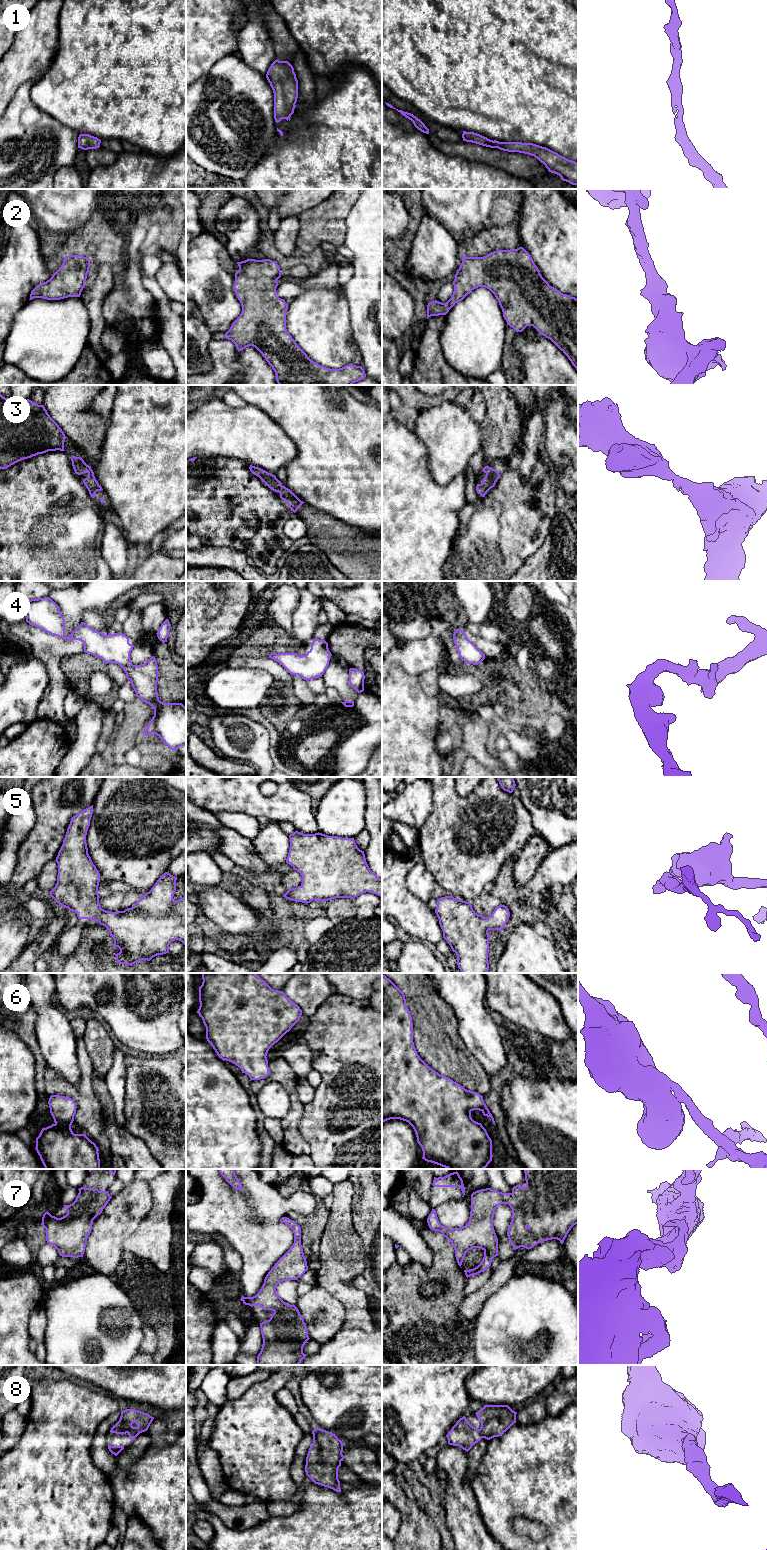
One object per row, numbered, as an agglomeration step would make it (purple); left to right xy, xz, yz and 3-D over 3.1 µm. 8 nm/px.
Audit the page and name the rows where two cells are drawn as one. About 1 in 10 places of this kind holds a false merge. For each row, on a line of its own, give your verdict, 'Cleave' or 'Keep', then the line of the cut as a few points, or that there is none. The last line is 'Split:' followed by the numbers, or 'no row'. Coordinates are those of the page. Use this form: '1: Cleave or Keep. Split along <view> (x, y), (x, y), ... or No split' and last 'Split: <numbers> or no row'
1: Keep. No split
2: Keep. No split
3: Keep. No split
4: Keep. No split
5: Keep. No split
6: Keep. No split
7: Keep. No split
8: Keep. No split
Split: no row

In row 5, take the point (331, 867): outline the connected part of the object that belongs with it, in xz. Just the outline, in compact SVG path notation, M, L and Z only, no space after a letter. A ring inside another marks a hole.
M295 831L289 835L290 848L286 863L302 876L302 883L290 888L286 899L310 903L313 900L326 902L335 898L351 898L370 892L382 898L382 879L372 872L366 862L364 851L360 850L354 838L328 836L322 833L303 834Z

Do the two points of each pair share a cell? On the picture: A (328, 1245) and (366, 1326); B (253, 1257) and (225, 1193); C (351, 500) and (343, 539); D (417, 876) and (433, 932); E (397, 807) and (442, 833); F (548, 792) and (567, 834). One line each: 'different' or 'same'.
A: same
B: same
C: different
D: different
E: different
F: same

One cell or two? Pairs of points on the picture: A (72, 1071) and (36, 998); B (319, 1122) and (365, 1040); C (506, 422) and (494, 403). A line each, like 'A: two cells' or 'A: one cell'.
A: one cell
B: one cell
C: one cell

